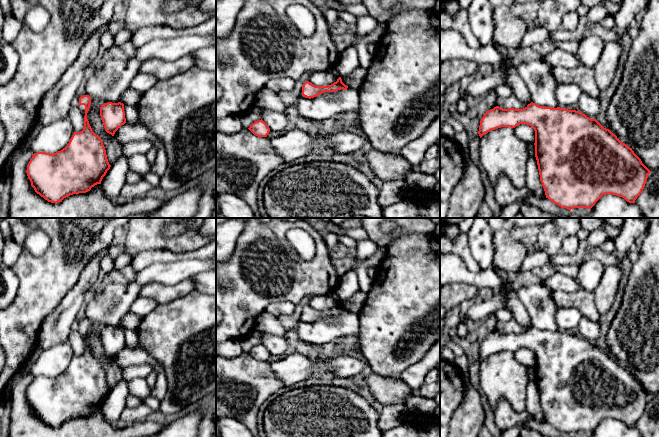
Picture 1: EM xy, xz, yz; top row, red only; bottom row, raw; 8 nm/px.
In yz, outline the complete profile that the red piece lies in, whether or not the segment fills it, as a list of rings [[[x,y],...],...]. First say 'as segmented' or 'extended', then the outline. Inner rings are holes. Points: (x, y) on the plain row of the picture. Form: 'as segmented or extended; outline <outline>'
as segmented; outline [[[533,326],[523,333],[496,330],[481,342],[478,358],[481,362],[492,354],[515,352],[520,348],[529,349],[535,355],[535,381],[540,405],[546,422],[561,432],[591,433],[606,418],[635,427],[642,417],[651,395],[632,372],[622,367],[596,343],[580,335],[539,330]]]

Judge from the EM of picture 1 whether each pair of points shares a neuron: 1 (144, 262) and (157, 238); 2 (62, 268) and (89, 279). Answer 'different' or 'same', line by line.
1: different
2: different

